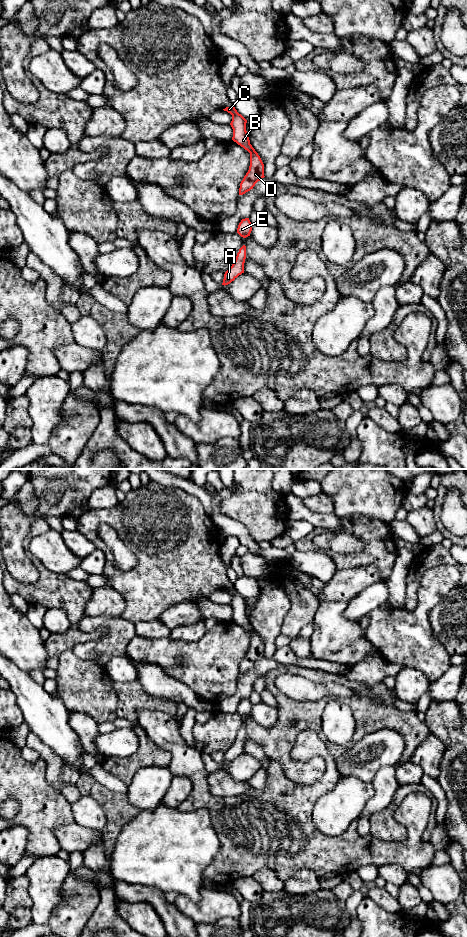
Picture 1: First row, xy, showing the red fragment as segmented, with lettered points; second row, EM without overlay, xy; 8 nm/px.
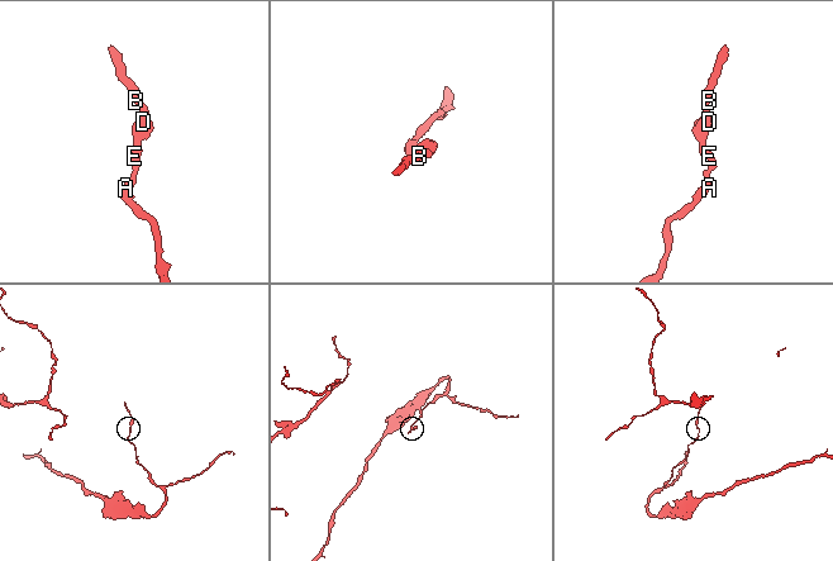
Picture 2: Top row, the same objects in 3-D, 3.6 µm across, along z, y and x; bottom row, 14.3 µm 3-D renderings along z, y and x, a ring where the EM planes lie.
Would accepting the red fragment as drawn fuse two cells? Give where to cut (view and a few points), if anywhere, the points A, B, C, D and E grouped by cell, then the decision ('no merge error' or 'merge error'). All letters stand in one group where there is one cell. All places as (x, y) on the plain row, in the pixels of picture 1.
no cut | A B C D E | no merge error

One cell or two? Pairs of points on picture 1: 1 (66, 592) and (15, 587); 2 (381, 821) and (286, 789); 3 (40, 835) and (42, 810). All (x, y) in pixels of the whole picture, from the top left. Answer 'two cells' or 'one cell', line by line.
1: one cell
2: two cells
3: one cell

